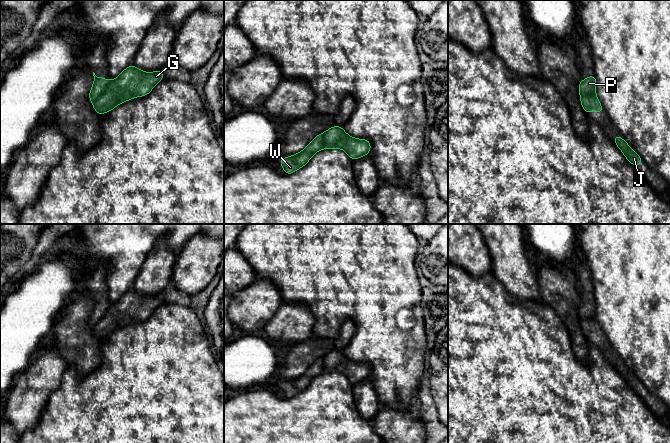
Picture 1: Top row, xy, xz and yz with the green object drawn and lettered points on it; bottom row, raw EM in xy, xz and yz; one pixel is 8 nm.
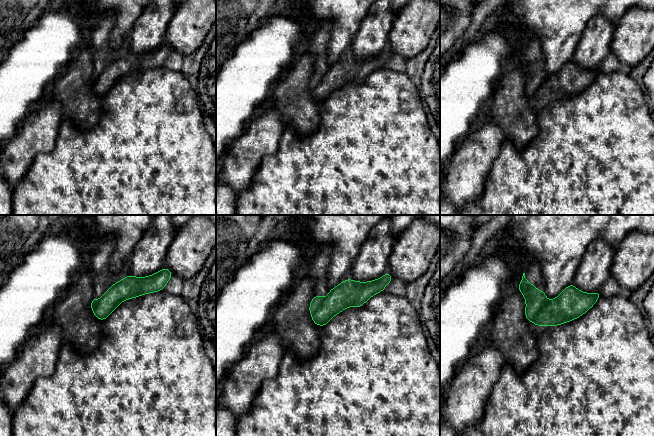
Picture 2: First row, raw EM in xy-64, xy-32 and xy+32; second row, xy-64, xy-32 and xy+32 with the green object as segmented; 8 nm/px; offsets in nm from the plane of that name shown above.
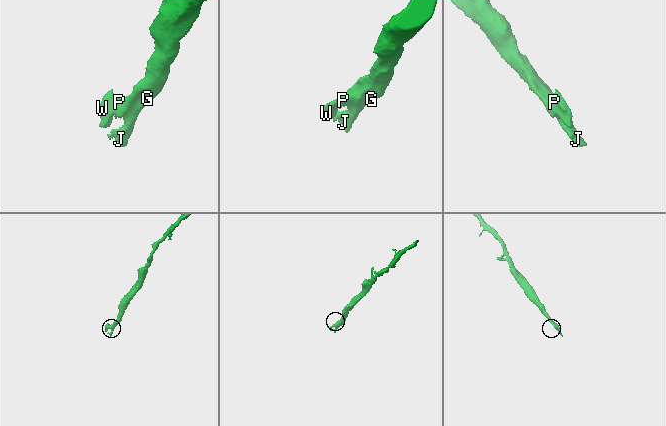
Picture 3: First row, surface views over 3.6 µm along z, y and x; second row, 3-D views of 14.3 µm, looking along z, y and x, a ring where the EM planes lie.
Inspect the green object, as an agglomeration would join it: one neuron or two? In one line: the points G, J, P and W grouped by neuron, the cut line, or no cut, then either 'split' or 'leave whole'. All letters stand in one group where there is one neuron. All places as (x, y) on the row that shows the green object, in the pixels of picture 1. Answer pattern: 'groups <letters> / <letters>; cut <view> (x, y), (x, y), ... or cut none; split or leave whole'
groups G J / P W; cut xy (110, 81), (93, 103); split

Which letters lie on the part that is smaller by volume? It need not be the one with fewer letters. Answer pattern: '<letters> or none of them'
P, W

